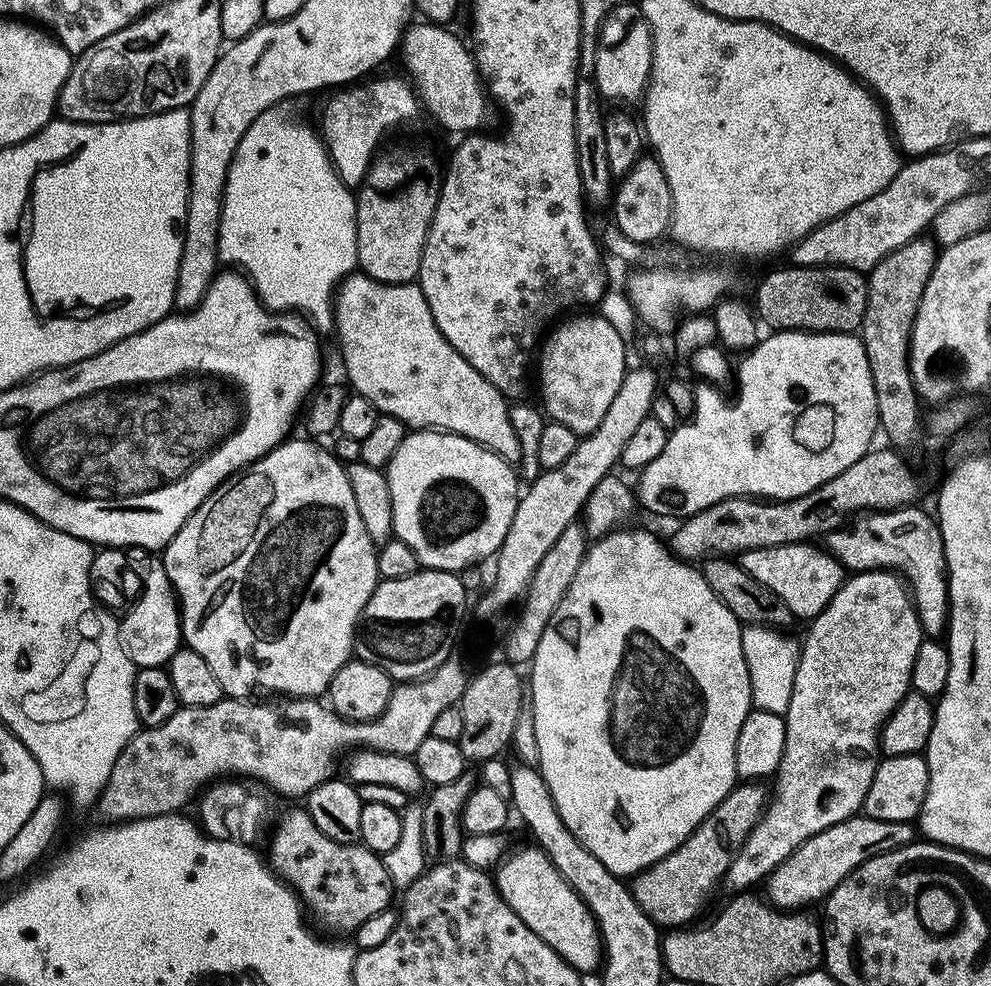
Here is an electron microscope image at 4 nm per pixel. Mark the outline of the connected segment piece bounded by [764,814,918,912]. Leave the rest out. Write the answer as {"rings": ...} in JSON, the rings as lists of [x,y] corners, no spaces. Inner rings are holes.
{"rings":[[[863,814],[852,817],[816,835],[780,864],[765,881],[767,899],[773,907],[784,912],[798,912],[805,909],[804,906],[821,903],[866,862],[882,853],[907,848],[917,838],[917,829],[912,824],[880,822]]]}

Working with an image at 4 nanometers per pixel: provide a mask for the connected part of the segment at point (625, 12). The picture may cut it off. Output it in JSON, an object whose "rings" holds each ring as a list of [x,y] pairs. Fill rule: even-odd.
{"rings":[[[629,2],[626,7],[618,7],[608,16],[600,32],[596,72],[598,91],[605,101],[639,105],[647,93],[652,70],[652,31],[645,20],[643,9]]]}

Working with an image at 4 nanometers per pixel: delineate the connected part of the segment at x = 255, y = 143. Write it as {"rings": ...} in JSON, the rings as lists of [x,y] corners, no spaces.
{"rings":[[[282,111],[262,114],[242,138],[232,160],[220,223],[220,259],[243,269],[265,308],[276,314],[303,314],[321,333],[331,333],[337,291],[360,262],[356,196],[336,171],[321,133],[308,132],[306,125]]]}

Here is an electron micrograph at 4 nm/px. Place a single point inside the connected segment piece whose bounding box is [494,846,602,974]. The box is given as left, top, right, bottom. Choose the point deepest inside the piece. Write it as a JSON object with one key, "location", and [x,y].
{"location":[529,883]}

